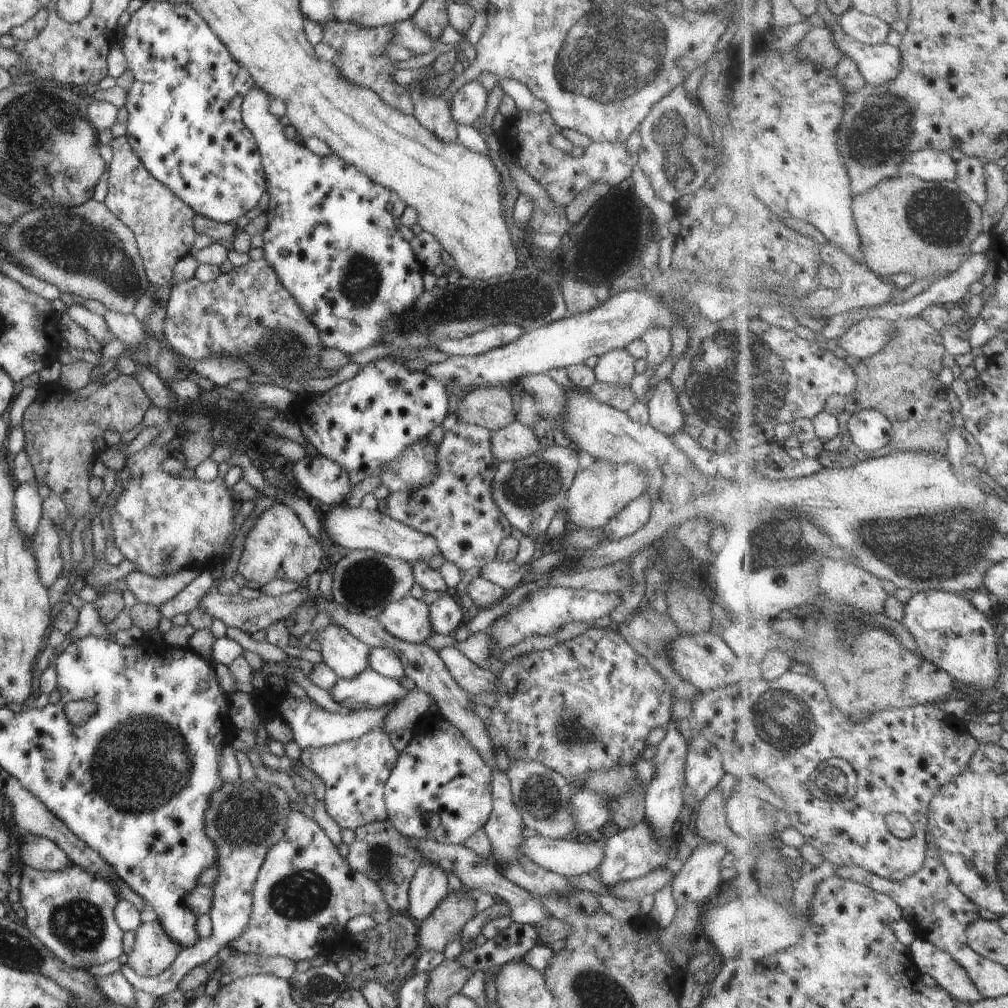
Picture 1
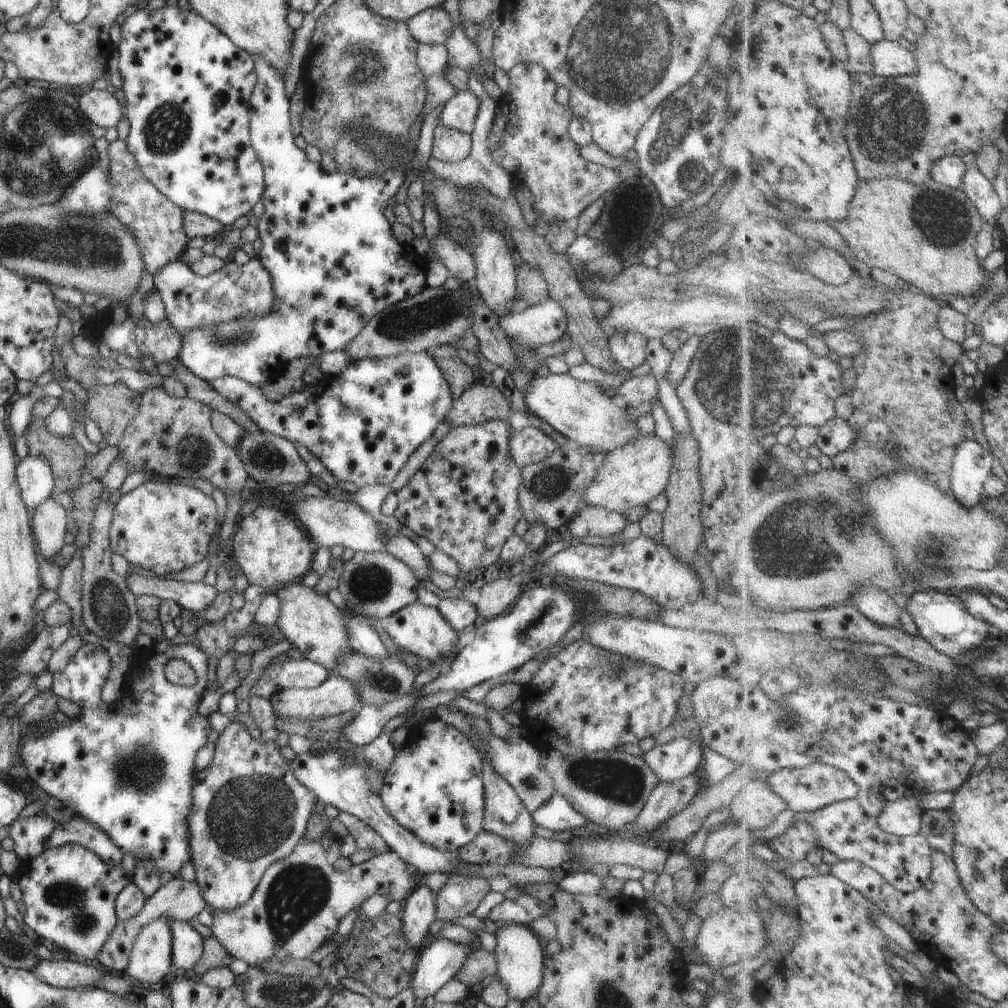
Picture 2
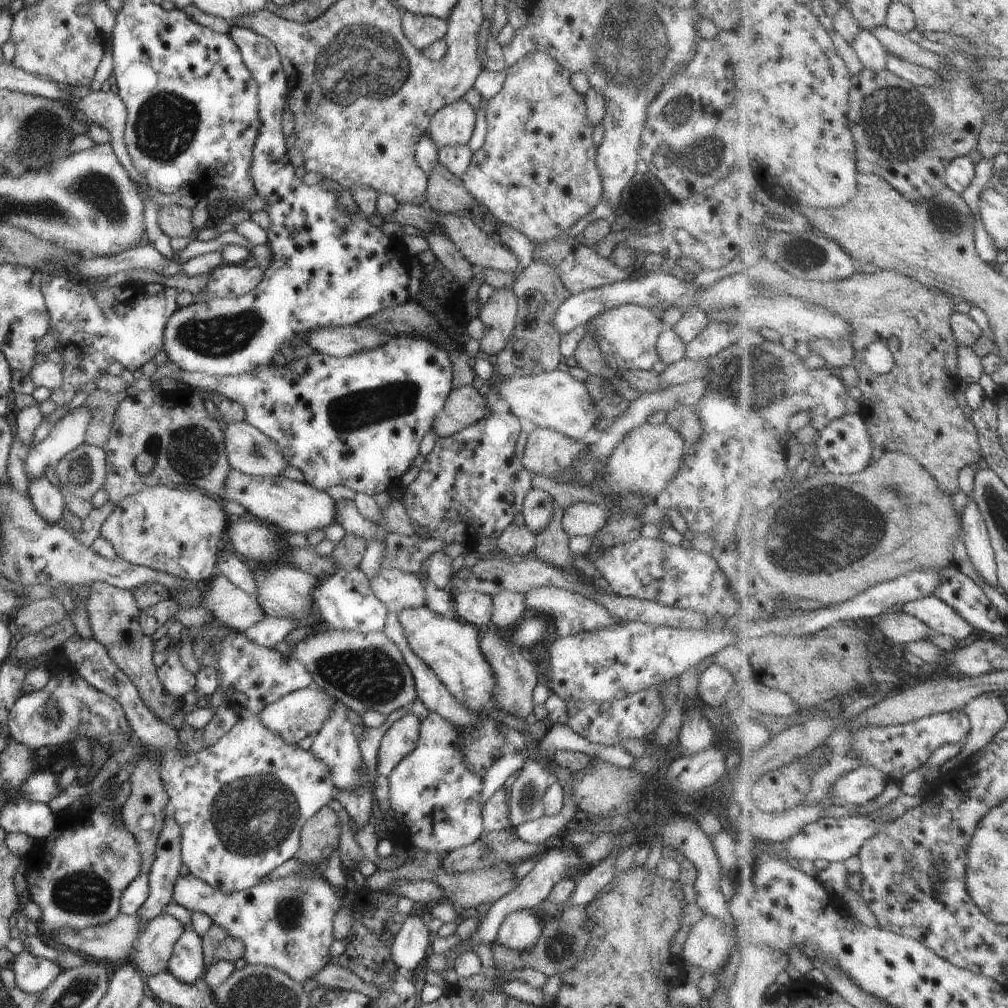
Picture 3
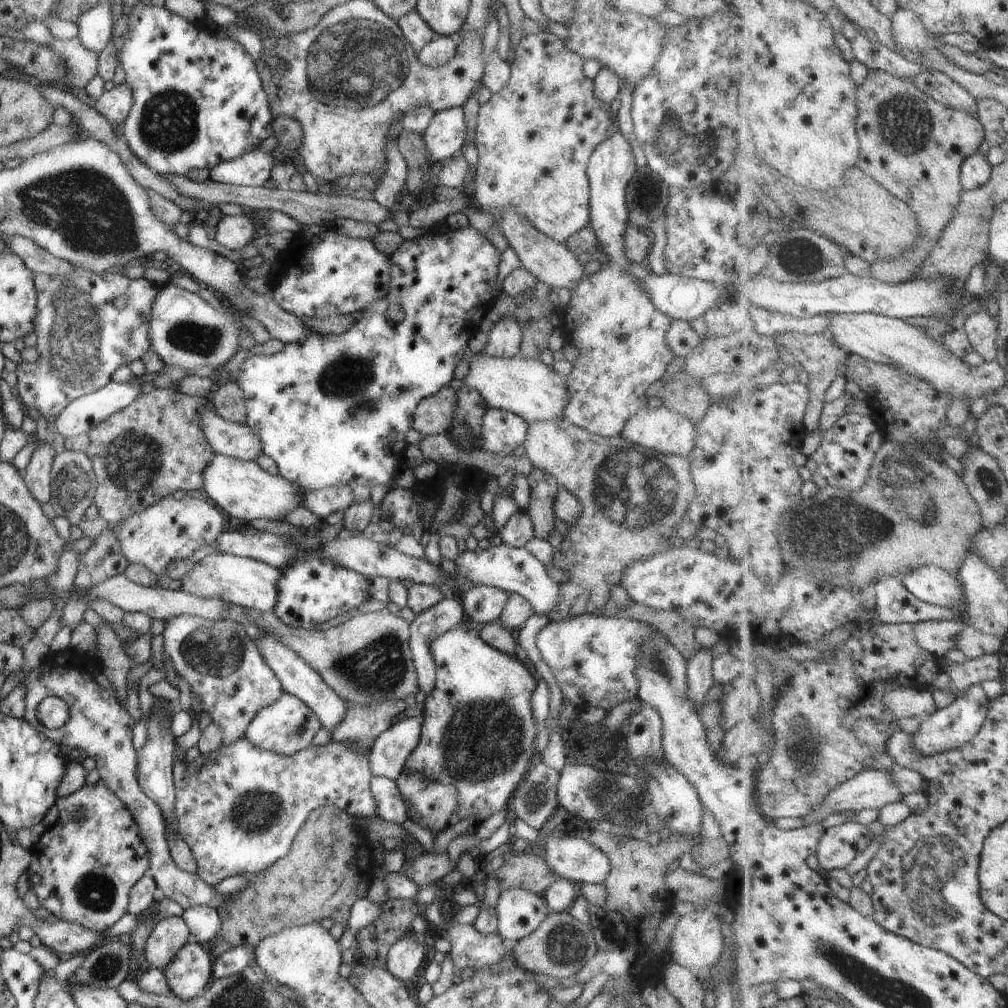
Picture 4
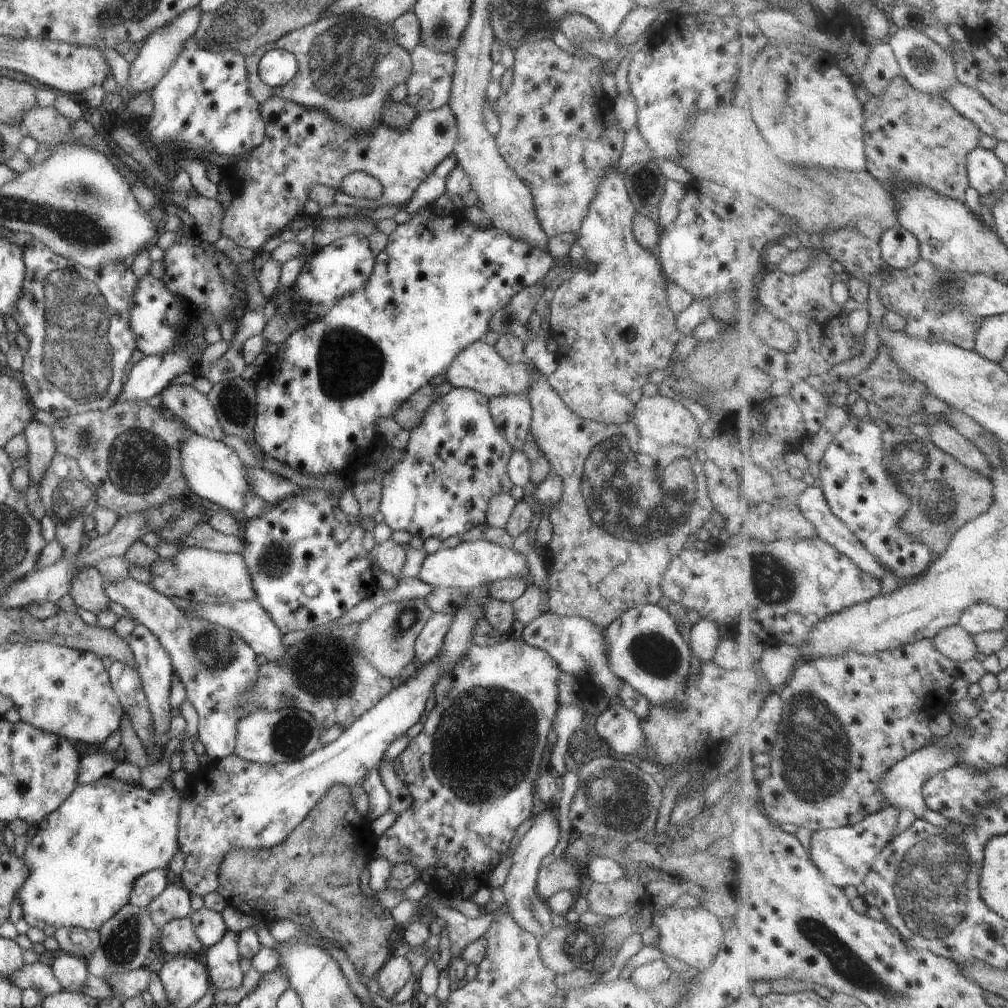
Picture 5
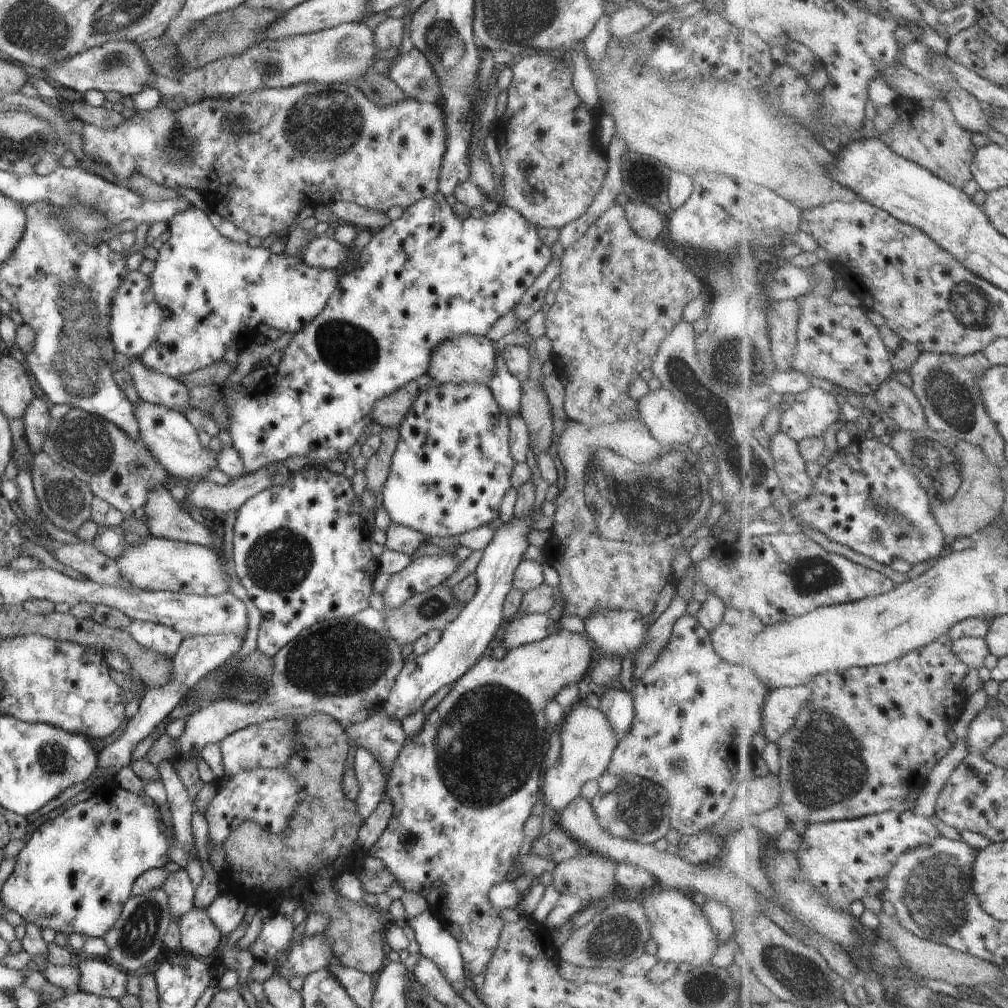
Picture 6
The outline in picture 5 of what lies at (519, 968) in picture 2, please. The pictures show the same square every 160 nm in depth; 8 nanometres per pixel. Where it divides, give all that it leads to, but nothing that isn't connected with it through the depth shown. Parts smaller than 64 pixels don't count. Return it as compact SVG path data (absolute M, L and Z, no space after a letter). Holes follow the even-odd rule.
M556 803L551 804L551 806L553 807L548 809L543 807L540 811L535 812L534 823L518 842L517 849L511 857L513 864L501 886L505 898L503 905L506 906L506 912L524 931L530 932L538 938L548 934L552 929L551 912L546 905L546 901L535 892L536 874L538 873L541 859L551 853L559 836Z

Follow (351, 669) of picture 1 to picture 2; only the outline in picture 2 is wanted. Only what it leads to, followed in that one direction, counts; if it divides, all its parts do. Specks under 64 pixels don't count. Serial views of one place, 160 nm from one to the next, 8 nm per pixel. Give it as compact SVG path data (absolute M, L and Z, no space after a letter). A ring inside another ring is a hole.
M291 581L273 589L272 592L280 602L275 625L284 634L284 638L302 654L303 659L320 664L329 670L339 657L353 651L344 630L342 614L327 599L327 595L304 586L301 581Z

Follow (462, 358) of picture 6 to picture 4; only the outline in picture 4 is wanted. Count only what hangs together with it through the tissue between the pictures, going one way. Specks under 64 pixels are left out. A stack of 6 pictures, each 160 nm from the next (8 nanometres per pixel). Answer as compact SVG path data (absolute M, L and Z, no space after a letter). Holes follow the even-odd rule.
M481 353L468 355L472 357L461 379L463 385L475 389L489 407L512 412L527 424L531 421L563 418L562 410L568 399L564 378L556 375L539 359L528 359L519 354L514 357L494 357Z

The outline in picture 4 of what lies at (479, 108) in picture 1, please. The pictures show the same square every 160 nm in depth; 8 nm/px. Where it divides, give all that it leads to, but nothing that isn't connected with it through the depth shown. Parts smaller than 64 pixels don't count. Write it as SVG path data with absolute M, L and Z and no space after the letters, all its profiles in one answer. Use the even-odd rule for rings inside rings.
M461 107L434 112L421 136L426 158L431 163L452 157L464 145L465 122Z

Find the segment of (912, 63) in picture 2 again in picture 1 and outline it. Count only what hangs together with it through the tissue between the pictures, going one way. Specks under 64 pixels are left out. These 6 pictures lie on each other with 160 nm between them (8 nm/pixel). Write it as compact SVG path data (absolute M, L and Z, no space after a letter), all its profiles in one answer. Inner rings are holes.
M833 33L833 38L836 38L844 56L851 57L860 66L869 84L887 84L899 76L902 54L898 47L888 43L868 45L843 33Z

